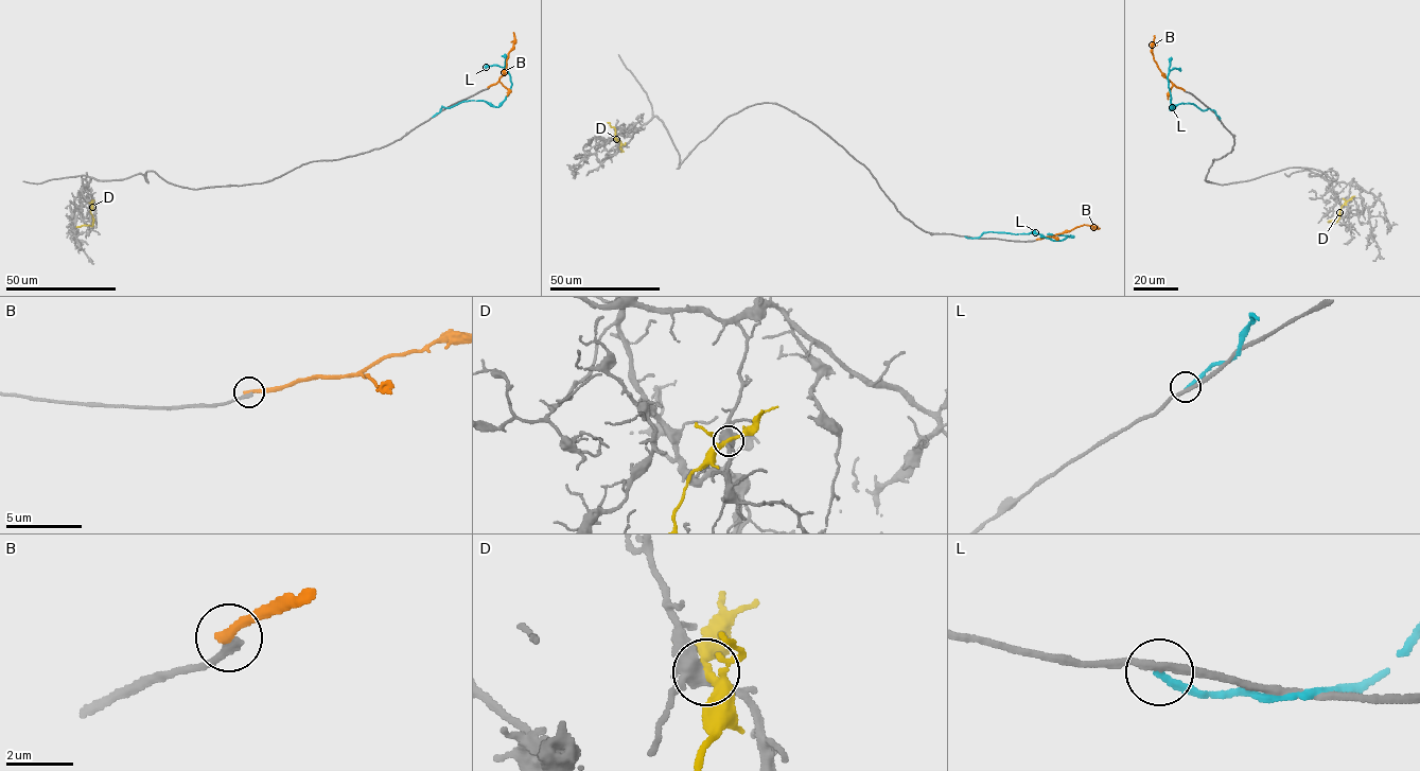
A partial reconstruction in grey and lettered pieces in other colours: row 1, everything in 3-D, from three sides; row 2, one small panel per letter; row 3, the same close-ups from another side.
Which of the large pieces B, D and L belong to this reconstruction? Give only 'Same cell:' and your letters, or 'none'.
Same cell: none

